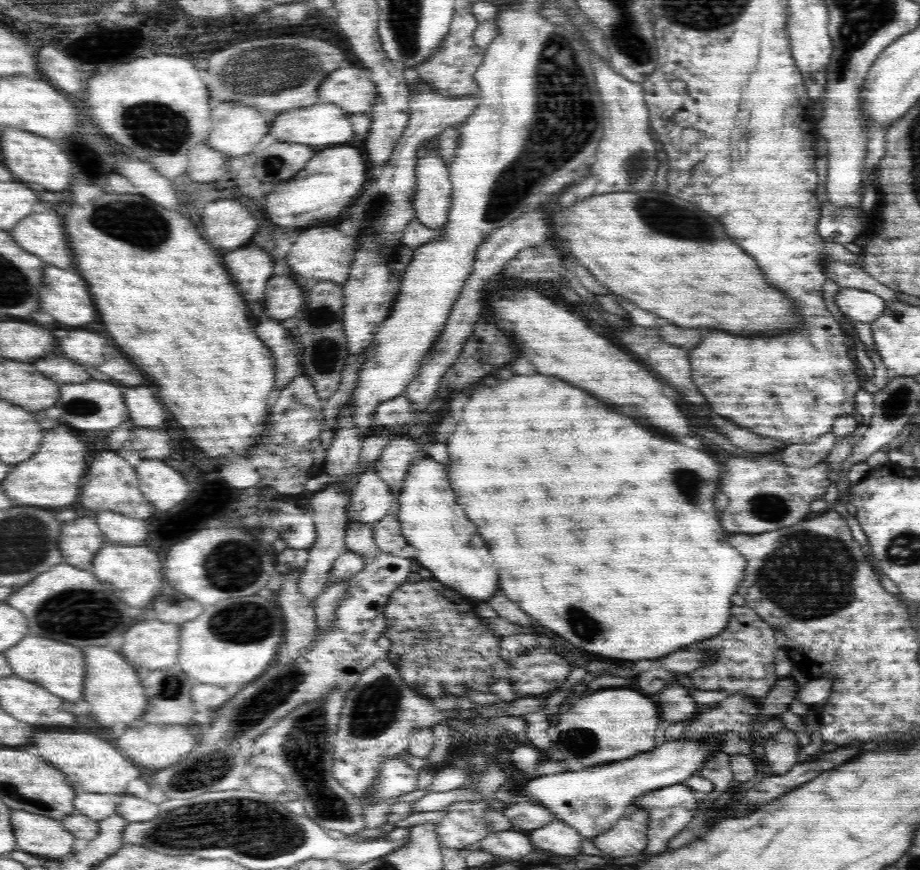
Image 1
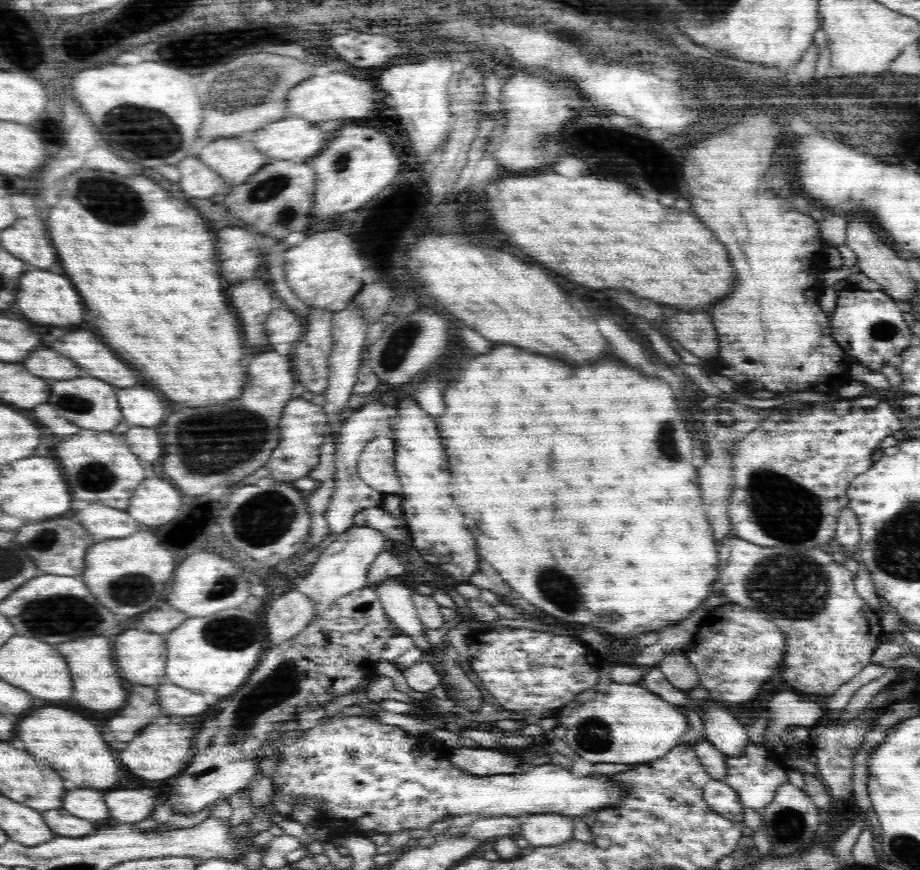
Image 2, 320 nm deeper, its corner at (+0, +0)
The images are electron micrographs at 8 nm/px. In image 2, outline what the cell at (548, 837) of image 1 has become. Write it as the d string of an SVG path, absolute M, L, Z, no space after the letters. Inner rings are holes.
M560 814L527 815L520 825L520 836L530 841L534 848L555 845L573 838L573 818Z

